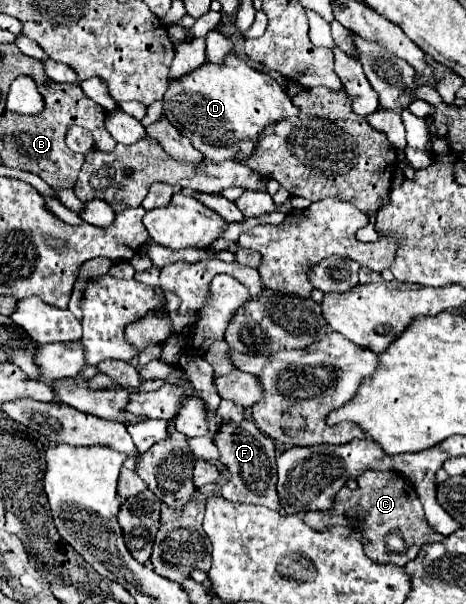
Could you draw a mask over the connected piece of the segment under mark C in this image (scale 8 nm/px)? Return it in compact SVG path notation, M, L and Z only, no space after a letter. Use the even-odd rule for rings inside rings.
M365 471L359 479L359 489L351 491L341 487L335 495L335 503L327 511L305 511L303 521L313 529L323 529L329 525L349 525L367 535L365 555L375 563L395 563L403 567L407 561L415 559L425 543L441 541L443 535L429 527L423 505L415 493L415 487L393 471Z

